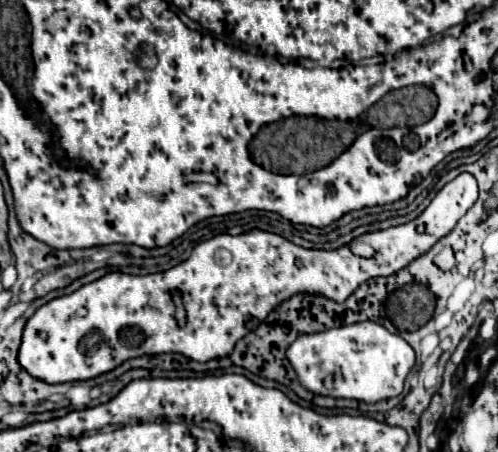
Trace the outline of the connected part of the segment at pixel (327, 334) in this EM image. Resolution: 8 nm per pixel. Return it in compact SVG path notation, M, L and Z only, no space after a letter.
M359 322L353 326L331 328L321 334L304 334L287 350L287 358L293 364L301 386L313 394L353 398L361 402L379 402L399 396L405 376L415 364L413 348L399 334L391 334L377 322Z

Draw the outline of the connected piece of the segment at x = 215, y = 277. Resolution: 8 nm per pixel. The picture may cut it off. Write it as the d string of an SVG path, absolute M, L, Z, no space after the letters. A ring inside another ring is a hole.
M461 172L409 224L363 234L362 240L375 248L375 256L371 258L355 256L348 246L337 250L301 248L283 236L253 228L239 236L219 234L197 244L185 262L167 272L147 276L109 272L73 294L37 308L25 324L17 360L33 378L59 384L91 380L141 354L179 352L197 362L223 358L249 332L247 326L253 320L265 320L289 296L309 292L343 302L365 280L397 274L425 254L439 238L449 234L475 200L475 176ZM219 248L231 252L227 266L215 260ZM175 296L181 300L183 320L177 316Z

